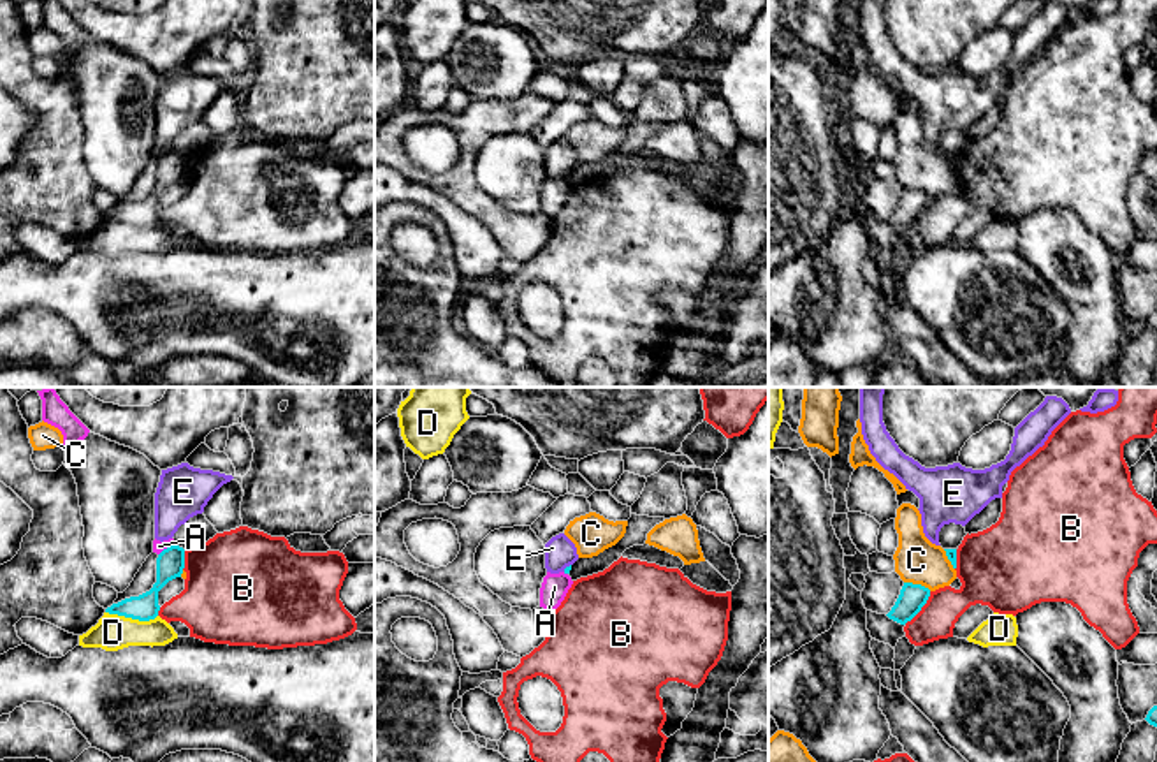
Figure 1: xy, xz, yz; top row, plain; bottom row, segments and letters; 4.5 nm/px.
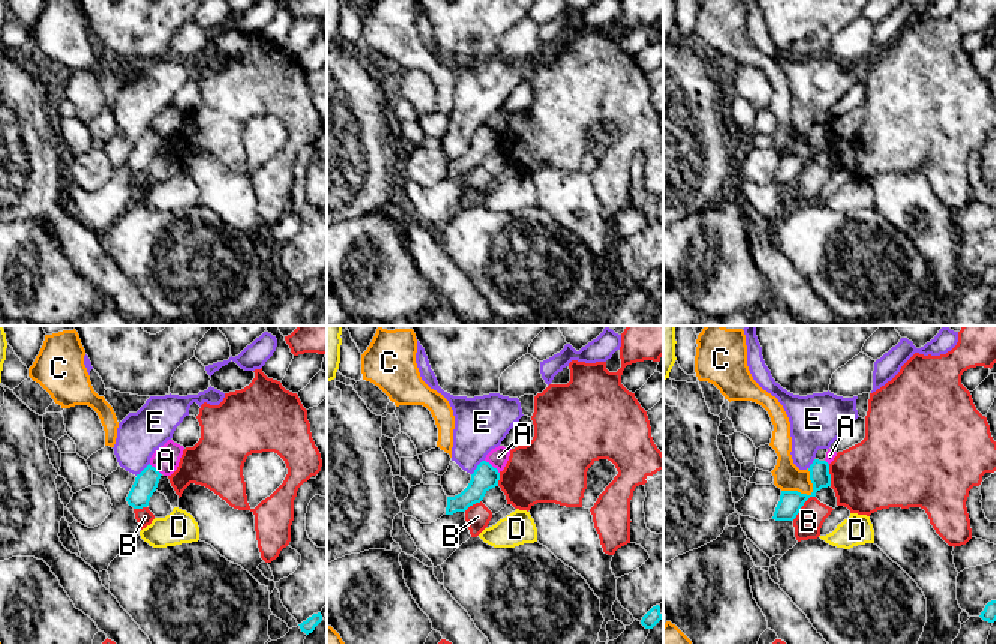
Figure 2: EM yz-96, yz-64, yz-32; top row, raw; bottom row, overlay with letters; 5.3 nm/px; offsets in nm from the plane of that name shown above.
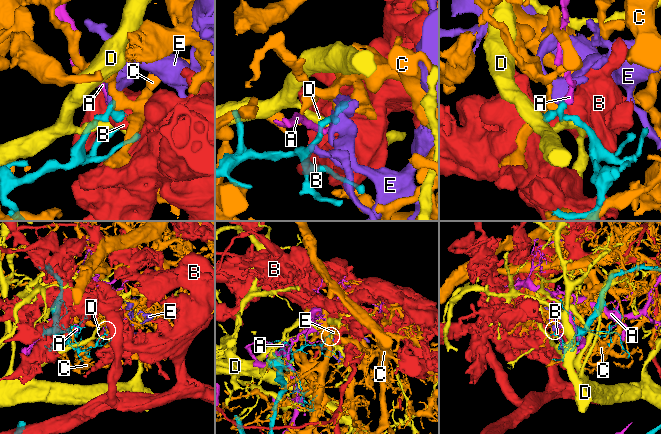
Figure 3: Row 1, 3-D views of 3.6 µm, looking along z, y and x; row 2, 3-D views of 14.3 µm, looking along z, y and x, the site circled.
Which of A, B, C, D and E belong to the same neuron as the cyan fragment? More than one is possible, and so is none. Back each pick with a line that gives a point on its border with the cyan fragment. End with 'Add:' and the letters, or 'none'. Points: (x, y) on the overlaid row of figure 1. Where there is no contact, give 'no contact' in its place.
Add: none

